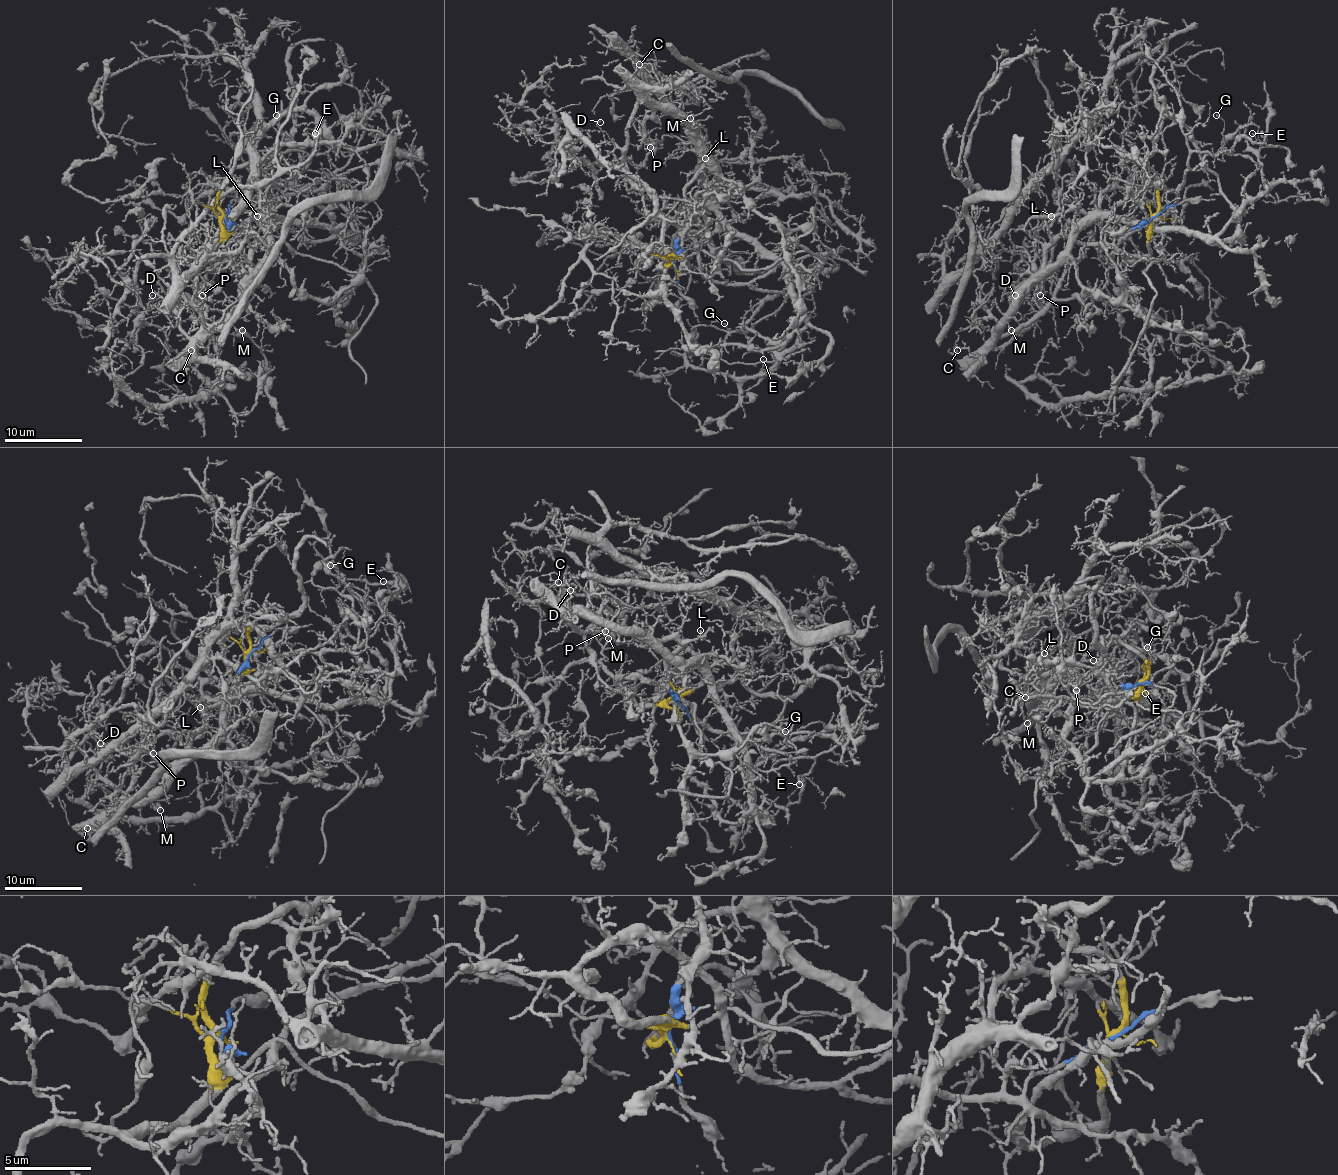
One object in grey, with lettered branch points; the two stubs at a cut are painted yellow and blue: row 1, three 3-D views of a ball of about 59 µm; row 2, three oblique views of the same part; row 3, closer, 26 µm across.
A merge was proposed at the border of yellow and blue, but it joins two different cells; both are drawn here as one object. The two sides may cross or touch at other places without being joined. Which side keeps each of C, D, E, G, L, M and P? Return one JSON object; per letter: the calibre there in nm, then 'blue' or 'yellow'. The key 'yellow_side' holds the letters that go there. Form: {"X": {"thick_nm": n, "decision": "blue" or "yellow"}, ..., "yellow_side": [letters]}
{"C": {"thick_nm": 100, "decision": "blue"}, "D": {"thick_nm": 140, "decision": "blue"}, "E": {"thick_nm": 100, "decision": "yellow"}, "G": {"thick_nm": 120, "decision": "yellow"}, "L": {"thick_nm": 160, "decision": "blue"}, "M": {"thick_nm": 120, "decision": "blue"}, "P": {"thick_nm": 140, "decision": "blue"}, "yellow_side": ["E", "G"]}

